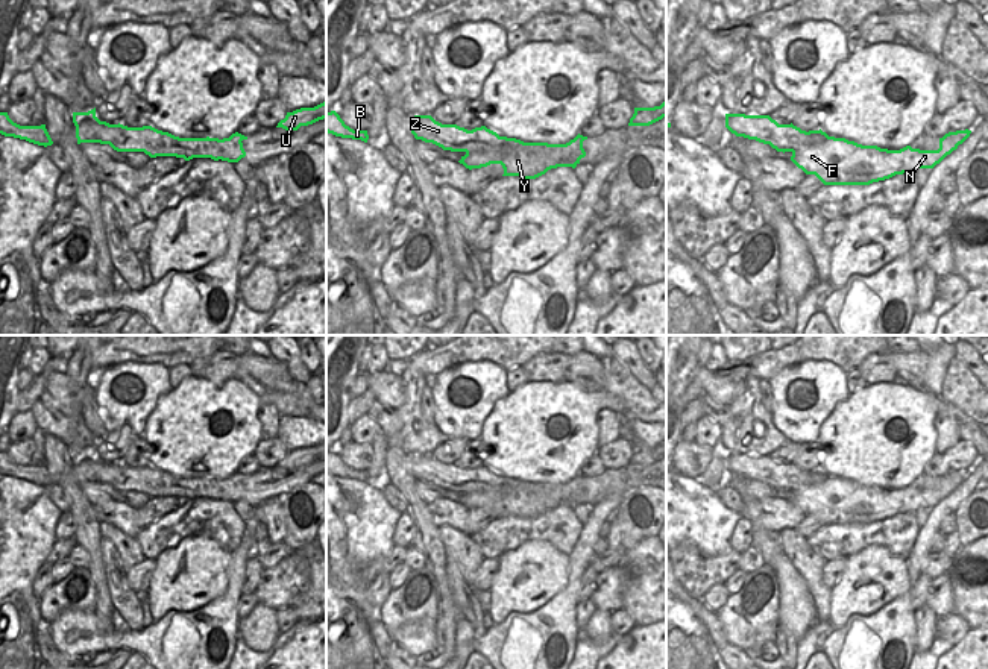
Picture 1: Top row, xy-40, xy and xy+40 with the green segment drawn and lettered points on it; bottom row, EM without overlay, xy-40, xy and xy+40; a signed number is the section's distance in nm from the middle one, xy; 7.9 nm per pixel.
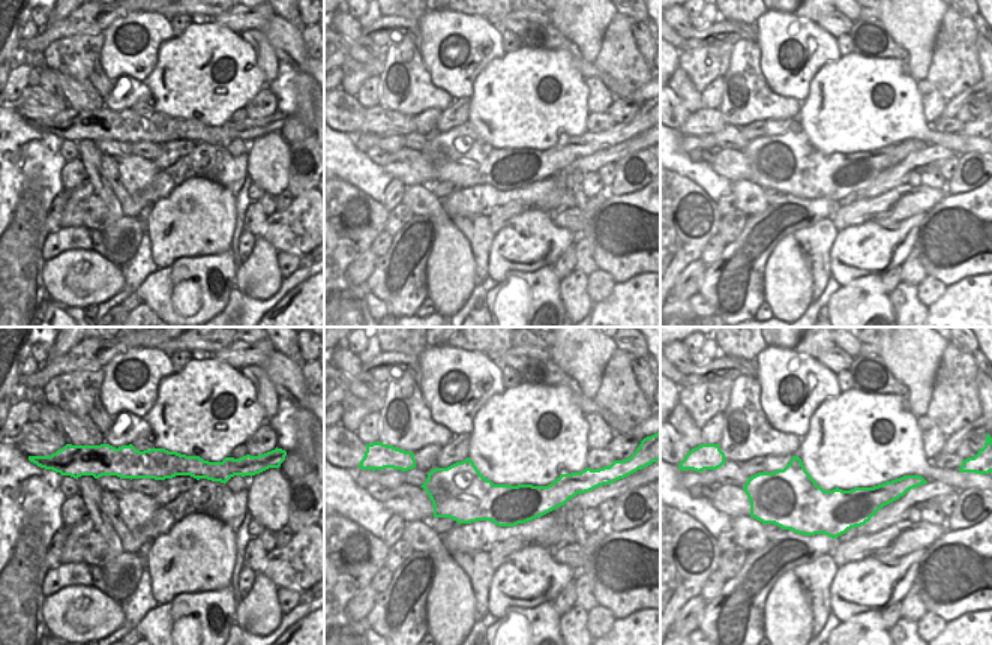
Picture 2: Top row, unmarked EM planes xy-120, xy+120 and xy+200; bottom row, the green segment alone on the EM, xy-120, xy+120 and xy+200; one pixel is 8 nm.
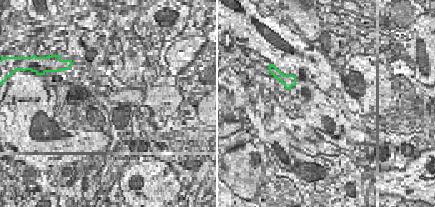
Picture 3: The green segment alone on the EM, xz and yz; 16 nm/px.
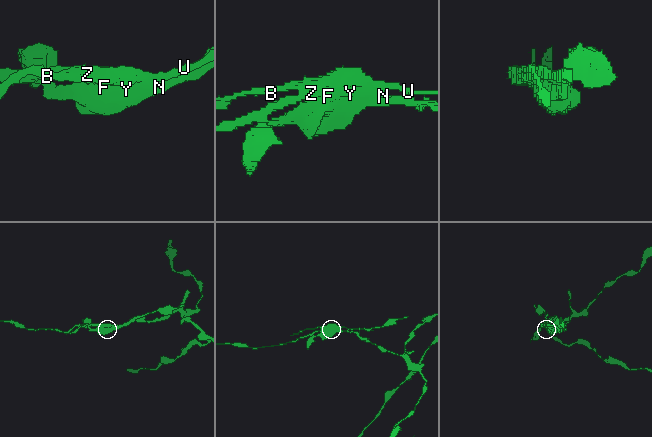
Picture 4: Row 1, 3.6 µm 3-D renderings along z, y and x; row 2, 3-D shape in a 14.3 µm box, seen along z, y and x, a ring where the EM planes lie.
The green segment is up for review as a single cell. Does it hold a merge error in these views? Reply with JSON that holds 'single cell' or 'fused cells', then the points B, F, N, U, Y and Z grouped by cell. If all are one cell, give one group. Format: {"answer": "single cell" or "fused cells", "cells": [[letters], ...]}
{"answer": "fused cells", "cells": [["B", "U", "Z"], ["F", "N", "Y"]]}

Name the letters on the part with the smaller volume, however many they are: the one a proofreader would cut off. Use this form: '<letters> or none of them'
B, U, Z

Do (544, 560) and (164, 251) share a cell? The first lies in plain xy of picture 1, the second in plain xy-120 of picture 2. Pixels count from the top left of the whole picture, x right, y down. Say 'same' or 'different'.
same

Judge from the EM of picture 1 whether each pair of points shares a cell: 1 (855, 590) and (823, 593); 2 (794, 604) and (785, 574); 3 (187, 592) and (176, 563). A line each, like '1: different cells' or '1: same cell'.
1: different cells
2: same cell
3: same cell

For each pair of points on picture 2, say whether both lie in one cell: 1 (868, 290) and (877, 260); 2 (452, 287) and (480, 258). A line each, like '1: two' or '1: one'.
1: two
2: two

